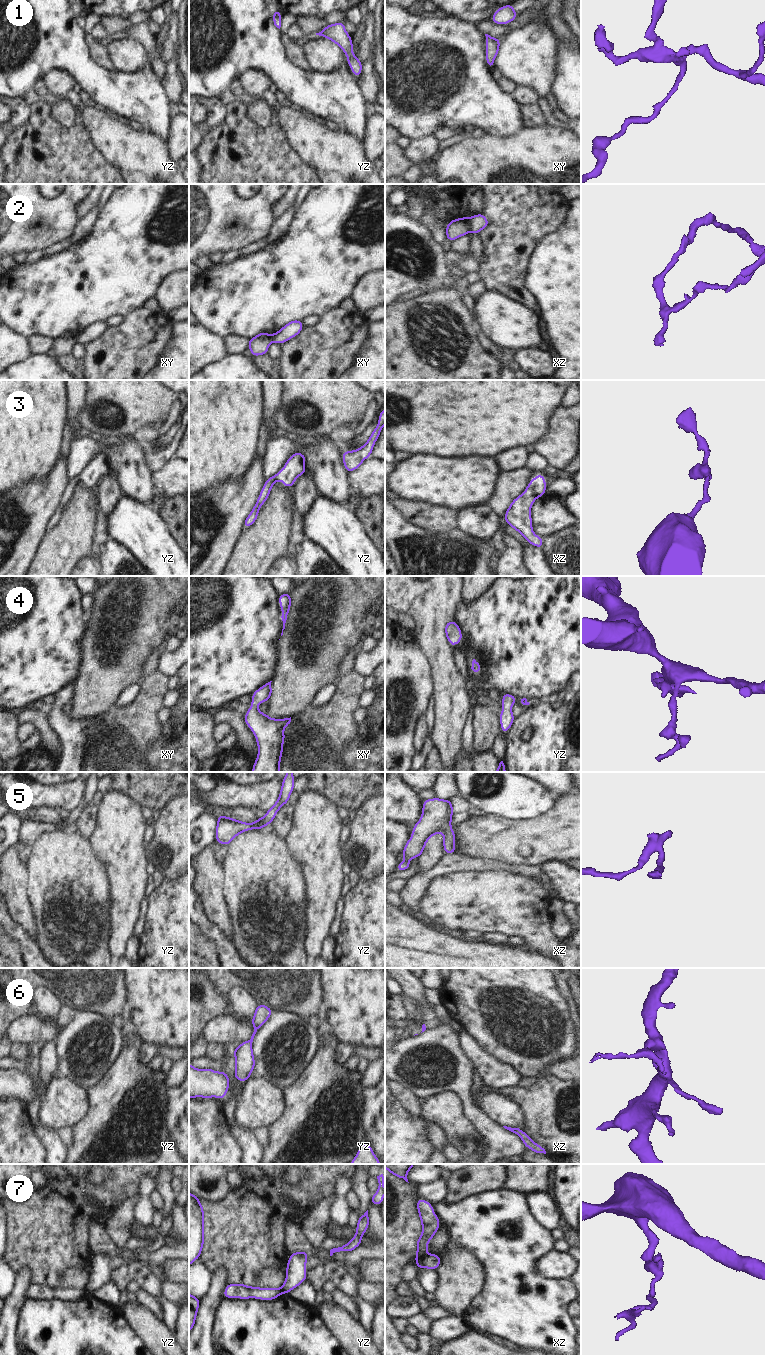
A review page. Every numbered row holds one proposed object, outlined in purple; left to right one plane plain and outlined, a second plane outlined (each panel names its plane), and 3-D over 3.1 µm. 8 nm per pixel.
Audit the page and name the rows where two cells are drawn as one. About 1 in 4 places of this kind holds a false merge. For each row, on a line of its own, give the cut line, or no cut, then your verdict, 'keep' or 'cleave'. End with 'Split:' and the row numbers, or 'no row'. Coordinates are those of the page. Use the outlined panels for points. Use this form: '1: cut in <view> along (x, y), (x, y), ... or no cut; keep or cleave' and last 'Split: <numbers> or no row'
1: no cut; keep
2: cut in xz along (470, 218), (468, 221), (469, 229); cleave
3: no cut; keep
4: no cut; keep
5: no cut; keep
6: no cut; keep
7: cut in xz along (428, 1255), (417, 1263); cleave
Split: 2, 7

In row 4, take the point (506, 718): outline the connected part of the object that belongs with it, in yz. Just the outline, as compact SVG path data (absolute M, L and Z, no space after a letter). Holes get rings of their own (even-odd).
M502 693L502 705L503 709L501 711L499 721L501 723L501 731L505 734L507 734L508 729L511 727L515 717L513 716L513 713L511 711L511 708L515 701L517 701L517 697Z

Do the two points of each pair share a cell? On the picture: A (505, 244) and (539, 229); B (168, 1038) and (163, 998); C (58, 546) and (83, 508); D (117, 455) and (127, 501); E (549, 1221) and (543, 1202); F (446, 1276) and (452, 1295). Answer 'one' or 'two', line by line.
A: one
B: one
C: one
D: two
E: one
F: one

